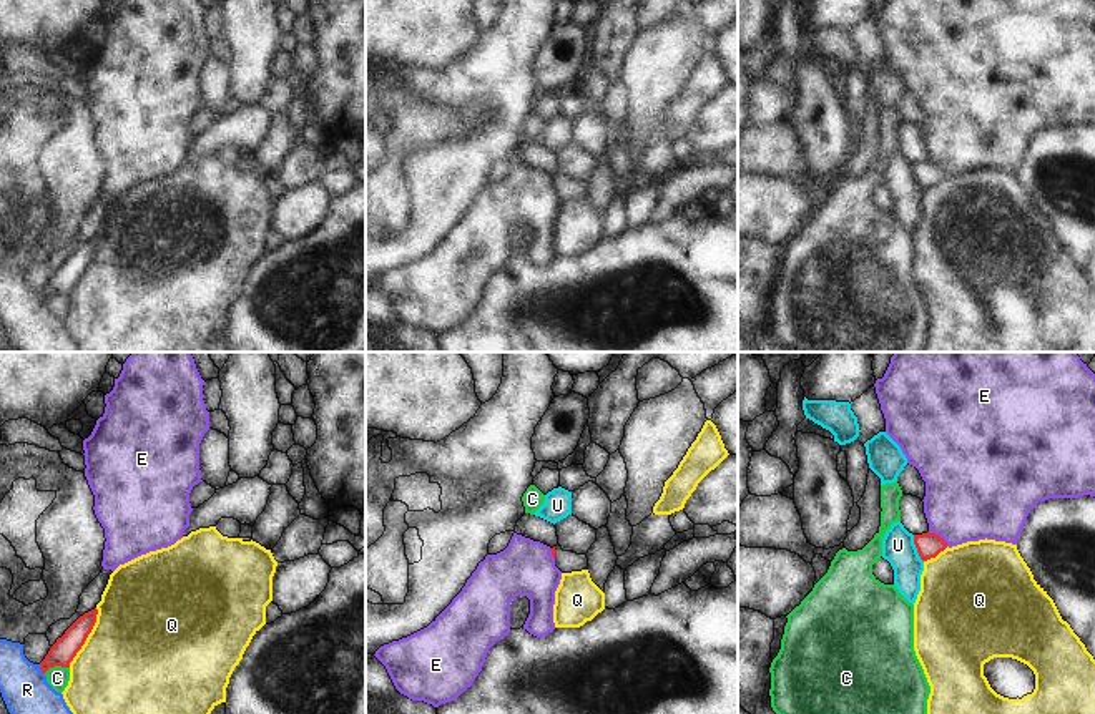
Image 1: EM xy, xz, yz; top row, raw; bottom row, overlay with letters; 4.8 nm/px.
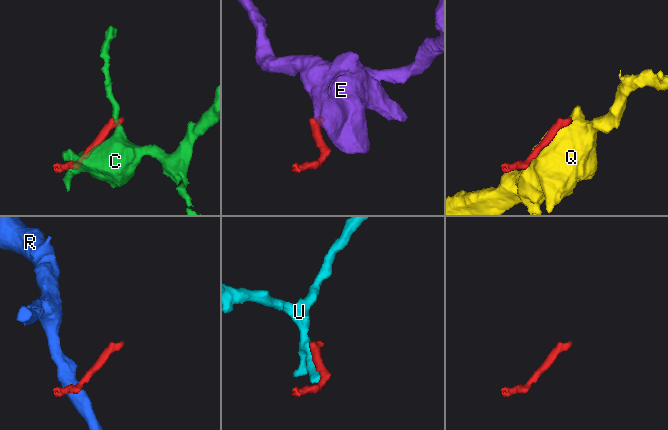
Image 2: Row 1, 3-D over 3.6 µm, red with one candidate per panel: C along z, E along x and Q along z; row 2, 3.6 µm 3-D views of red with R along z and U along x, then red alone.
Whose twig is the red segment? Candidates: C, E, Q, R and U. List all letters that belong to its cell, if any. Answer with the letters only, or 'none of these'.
none of these

